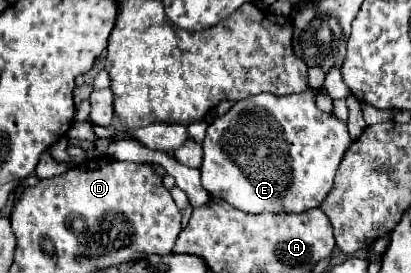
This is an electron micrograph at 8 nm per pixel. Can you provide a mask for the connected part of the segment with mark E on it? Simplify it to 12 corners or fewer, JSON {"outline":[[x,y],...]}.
{"outline":[[316,89],[216,117],[204,189],[246,213],[320,207],[350,147]]}

